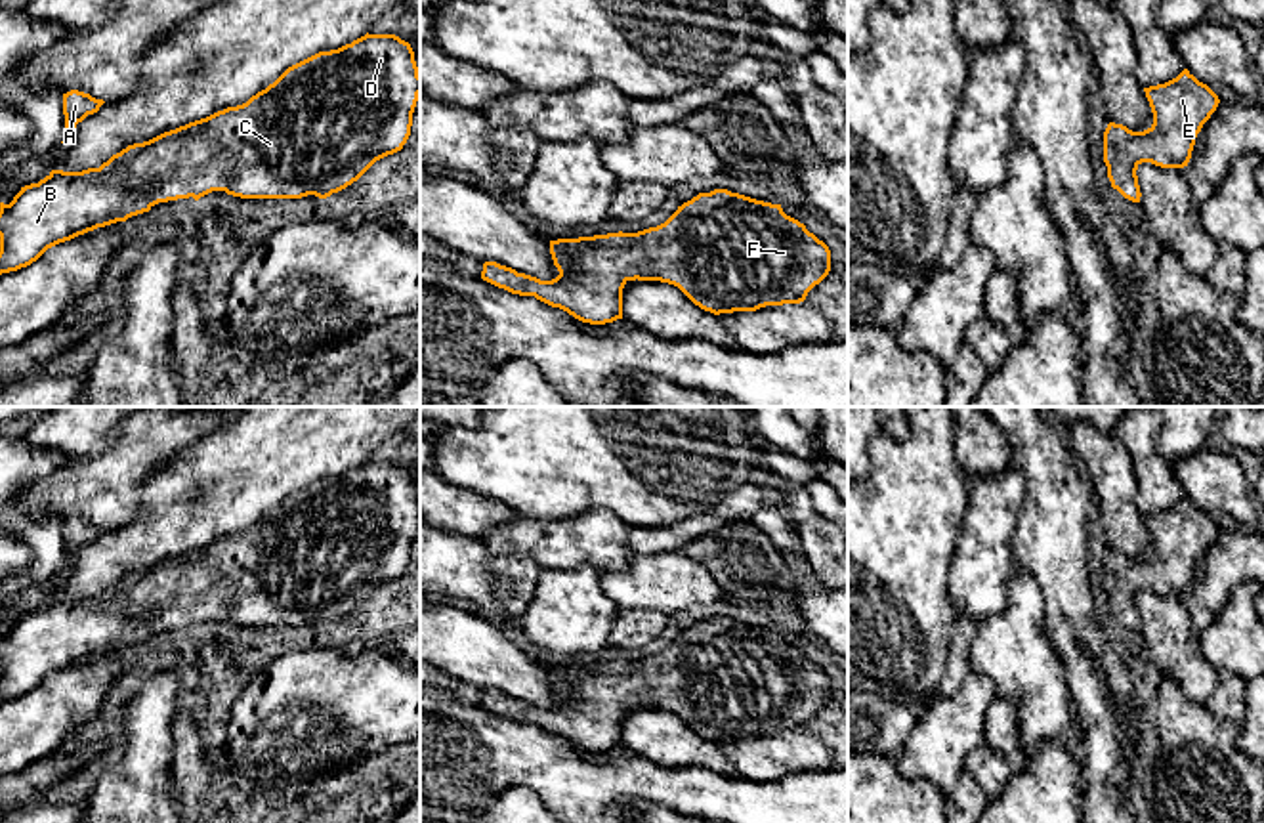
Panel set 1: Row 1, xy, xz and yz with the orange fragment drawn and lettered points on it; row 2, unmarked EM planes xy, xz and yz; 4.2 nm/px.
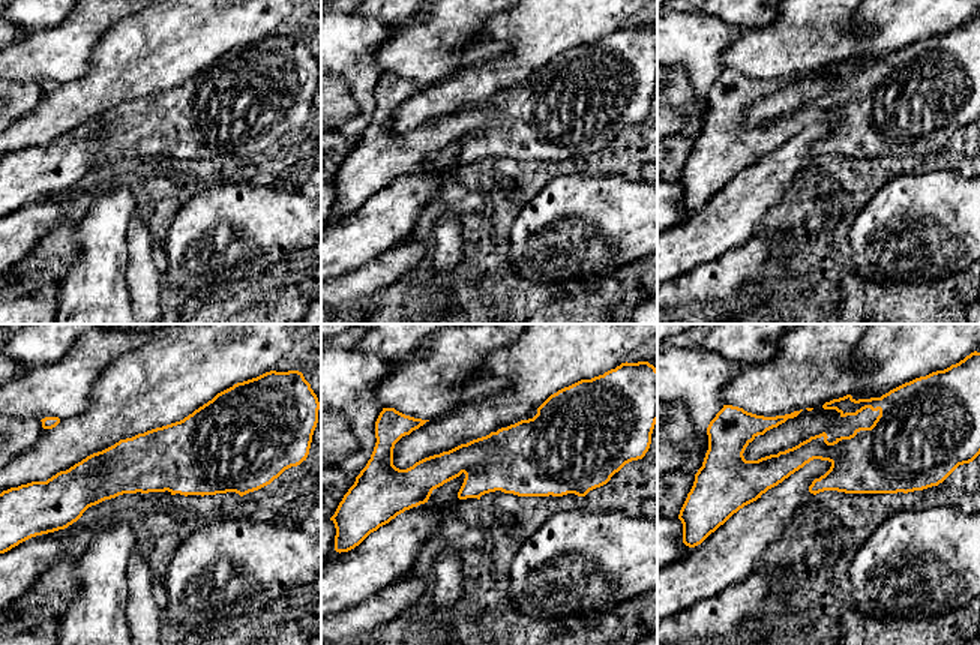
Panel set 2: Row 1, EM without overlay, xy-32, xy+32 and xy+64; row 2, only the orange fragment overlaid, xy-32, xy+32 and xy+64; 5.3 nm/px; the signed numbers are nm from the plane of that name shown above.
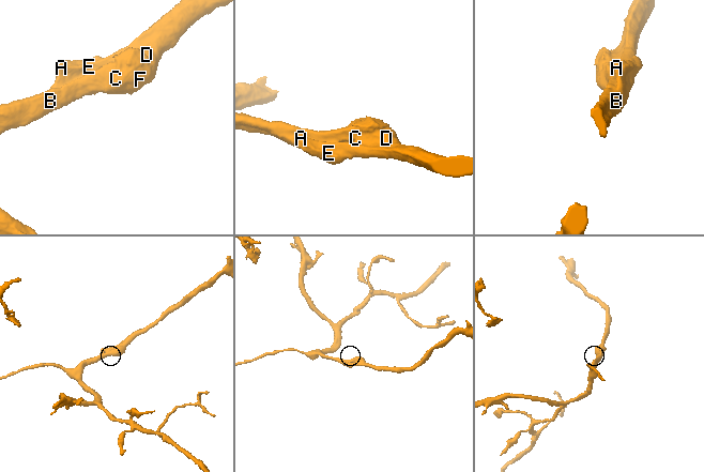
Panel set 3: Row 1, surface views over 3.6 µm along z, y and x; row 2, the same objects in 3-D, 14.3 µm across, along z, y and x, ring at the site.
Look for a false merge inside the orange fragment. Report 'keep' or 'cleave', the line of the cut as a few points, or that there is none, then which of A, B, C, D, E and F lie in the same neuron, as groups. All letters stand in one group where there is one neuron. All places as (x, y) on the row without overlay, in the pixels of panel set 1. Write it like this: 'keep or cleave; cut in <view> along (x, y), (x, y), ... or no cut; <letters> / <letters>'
keep; no cut; A B C D E F

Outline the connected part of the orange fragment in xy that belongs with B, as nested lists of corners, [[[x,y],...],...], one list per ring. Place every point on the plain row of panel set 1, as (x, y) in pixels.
[[[365,462],[338,477],[319,479],[288,495],[273,512],[246,531],[134,571],[99,596],[52,598],[38,611],[21,615],[10,632],[0,630],[0,703],[36,689],[48,676],[78,663],[126,649],[158,630],[199,628],[212,619],[241,626],[327,626],[357,609],[376,588],[403,577],[411,563],[420,523],[420,502],[409,470],[395,462]]]

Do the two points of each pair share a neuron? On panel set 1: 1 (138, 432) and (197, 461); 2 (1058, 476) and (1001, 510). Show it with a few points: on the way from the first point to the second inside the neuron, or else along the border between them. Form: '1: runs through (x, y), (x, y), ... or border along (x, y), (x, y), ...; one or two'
1: border along (216, 426), (168, 455), (144, 480); two
2: border along (1009, 463), (1026, 480), (1026, 505), (1011, 537); two

